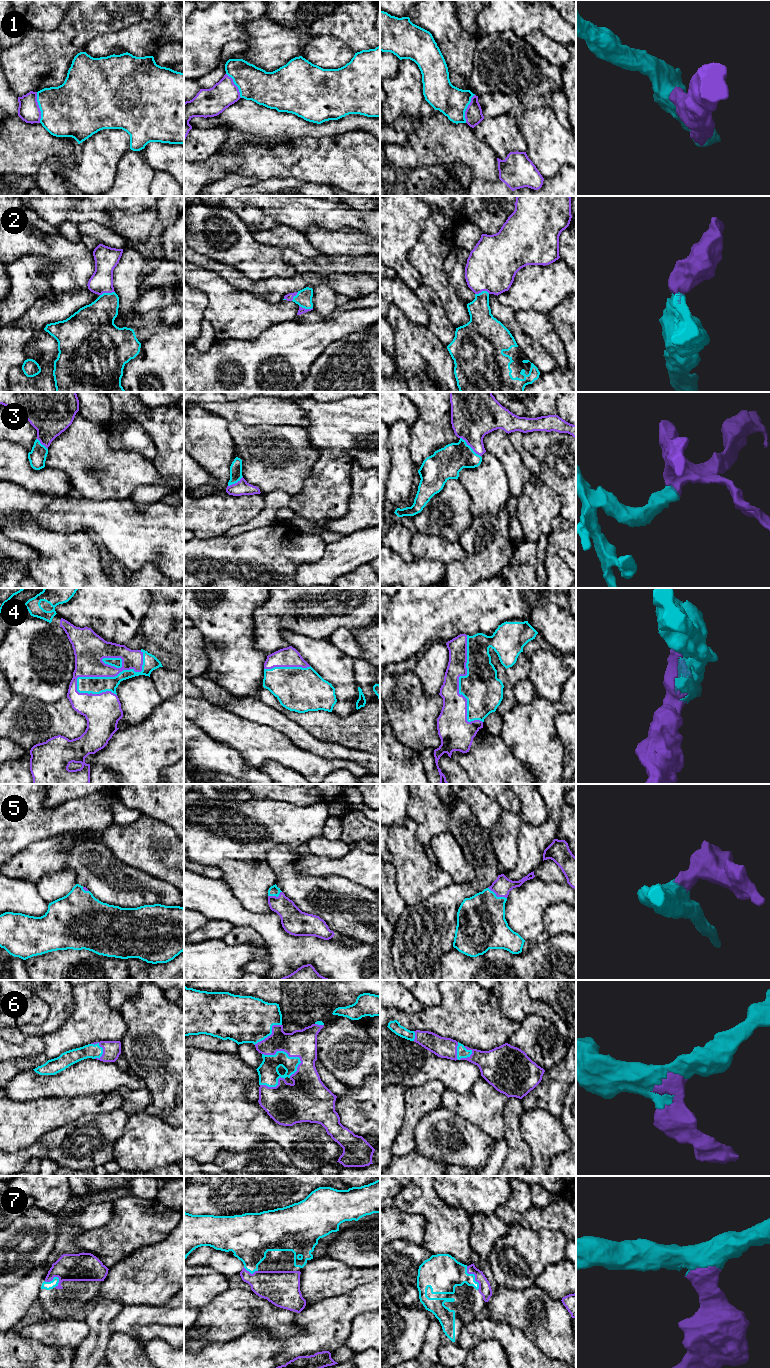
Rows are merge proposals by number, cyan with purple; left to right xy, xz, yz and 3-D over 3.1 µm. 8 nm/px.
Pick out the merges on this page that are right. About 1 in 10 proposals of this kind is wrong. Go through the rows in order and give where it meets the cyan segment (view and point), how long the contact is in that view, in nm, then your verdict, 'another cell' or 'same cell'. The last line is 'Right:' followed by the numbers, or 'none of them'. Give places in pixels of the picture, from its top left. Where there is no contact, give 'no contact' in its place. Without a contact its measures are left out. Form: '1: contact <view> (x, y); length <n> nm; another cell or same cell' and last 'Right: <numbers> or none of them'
1: contact xy (39, 107); length 260 nm; another cell
2: contact xy (107, 293); length 120 nm; same cell
3: contact yz (470, 447); length 220 nm; same cell
4: contact xy (112, 677); length 600 nm; same cell
5: contact yz (496, 896); length 180 nm; same cell
6: contact xz (283, 1051); length 320 nm; same cell
7: contact yz (474, 1276); length 220 nm; same cell
Right: 2, 3, 4, 5, 6, 7

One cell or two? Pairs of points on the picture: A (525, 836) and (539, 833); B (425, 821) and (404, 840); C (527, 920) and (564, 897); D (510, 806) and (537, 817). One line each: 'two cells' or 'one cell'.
A: one cell
B: two cells
C: one cell
D: two cells

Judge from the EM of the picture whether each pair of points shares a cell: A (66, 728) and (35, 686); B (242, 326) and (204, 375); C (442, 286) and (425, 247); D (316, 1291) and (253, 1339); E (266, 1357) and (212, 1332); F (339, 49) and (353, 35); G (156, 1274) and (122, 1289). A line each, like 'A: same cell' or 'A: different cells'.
A: different cells
B: different cells
C: same cell
D: different cells
E: different cells
F: different cells
G: same cell

